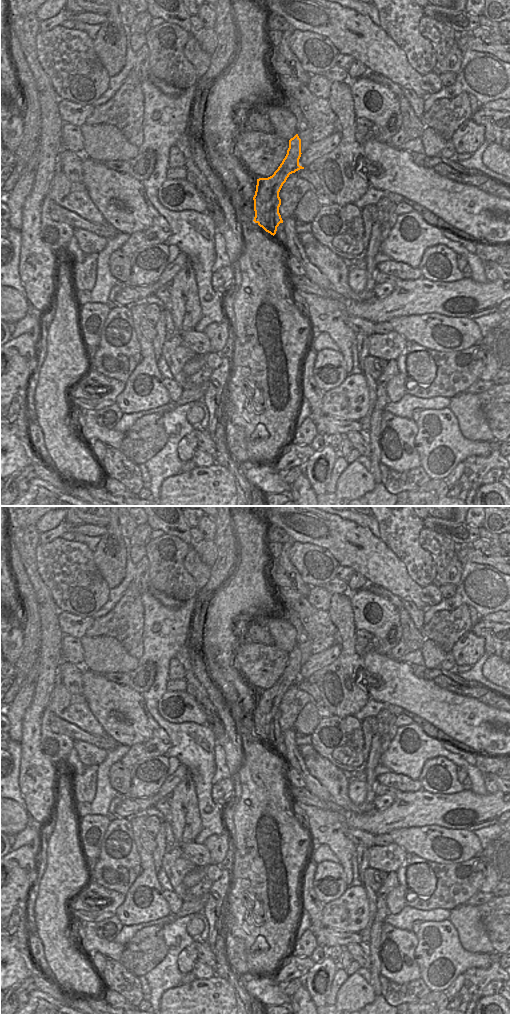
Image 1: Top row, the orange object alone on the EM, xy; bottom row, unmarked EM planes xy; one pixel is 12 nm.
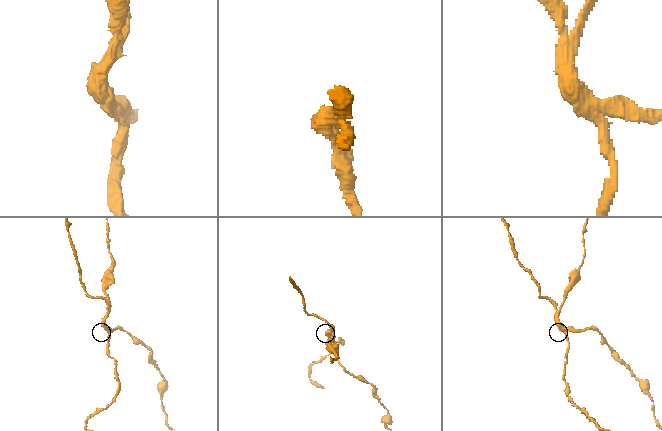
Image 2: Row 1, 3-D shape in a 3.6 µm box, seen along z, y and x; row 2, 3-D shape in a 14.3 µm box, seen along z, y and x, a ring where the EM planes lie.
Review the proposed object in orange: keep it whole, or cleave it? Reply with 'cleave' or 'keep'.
cleave

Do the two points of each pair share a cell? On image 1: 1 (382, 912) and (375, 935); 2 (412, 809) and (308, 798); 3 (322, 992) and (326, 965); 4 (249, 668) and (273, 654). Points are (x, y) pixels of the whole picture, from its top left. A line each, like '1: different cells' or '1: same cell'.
1: same cell
2: different cells
3: same cell
4: same cell

